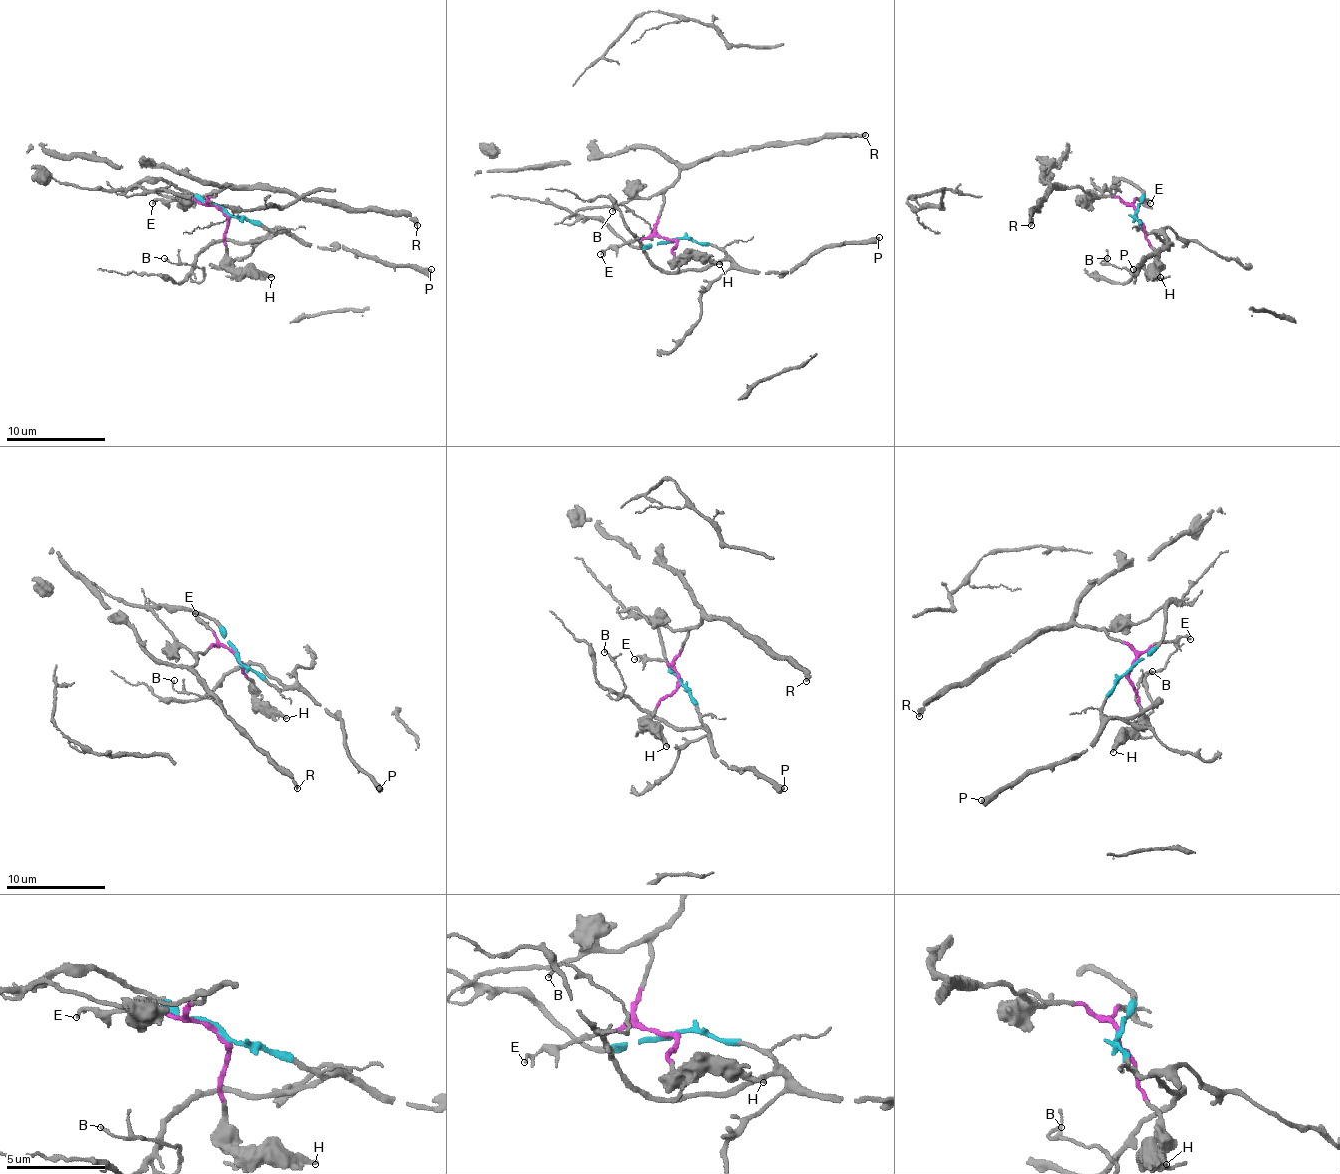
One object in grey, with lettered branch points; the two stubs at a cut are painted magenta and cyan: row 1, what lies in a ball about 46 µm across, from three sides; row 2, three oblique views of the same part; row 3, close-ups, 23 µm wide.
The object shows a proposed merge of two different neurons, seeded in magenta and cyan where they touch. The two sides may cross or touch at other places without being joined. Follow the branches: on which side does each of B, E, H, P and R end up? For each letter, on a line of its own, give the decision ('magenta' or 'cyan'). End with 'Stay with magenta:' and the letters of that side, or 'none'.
B: cyan
E: magenta
H: magenta
P: cyan
R: magenta
Stay with magenta: E, H, R

